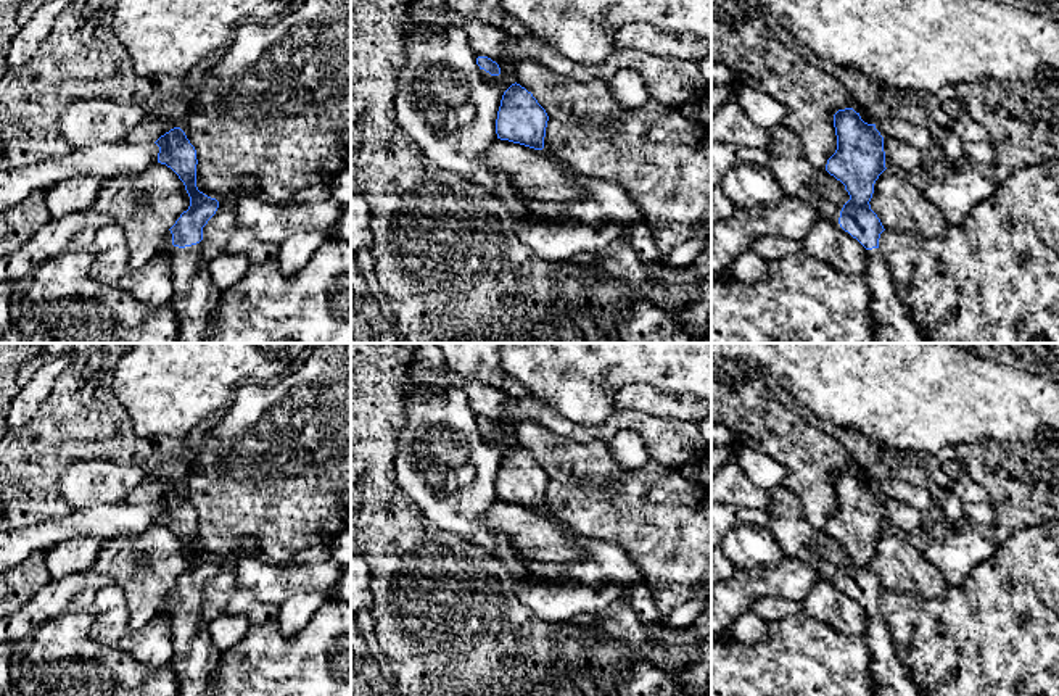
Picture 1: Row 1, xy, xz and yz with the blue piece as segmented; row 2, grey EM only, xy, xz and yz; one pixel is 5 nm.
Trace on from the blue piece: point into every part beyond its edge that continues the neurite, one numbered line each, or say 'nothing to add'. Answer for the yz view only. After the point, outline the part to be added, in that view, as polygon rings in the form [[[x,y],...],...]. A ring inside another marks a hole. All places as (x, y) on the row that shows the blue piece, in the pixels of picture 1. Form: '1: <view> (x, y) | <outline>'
1: yz (892, 323) | [[[880,248],[867,250],[864,280],[871,293],[876,343],[925,343],[924,335],[896,298]]]

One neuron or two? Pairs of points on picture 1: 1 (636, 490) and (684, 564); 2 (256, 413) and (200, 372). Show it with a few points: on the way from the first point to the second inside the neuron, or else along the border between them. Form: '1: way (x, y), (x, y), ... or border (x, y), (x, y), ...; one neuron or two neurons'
1: way (644, 508), (675, 538), (675, 546); one neuron
2: border (269, 382), (243, 384), (234, 393); two neurons

